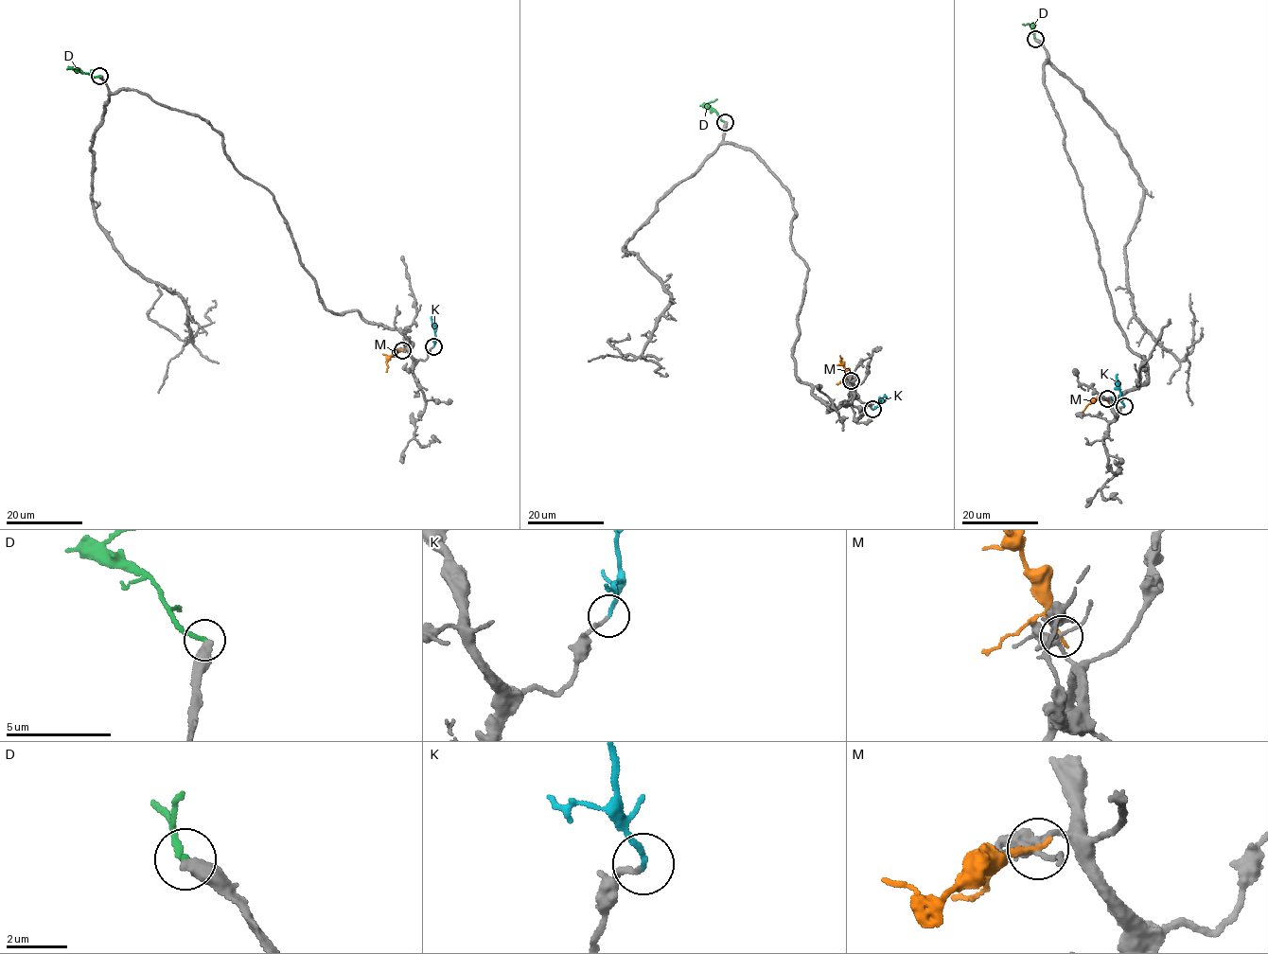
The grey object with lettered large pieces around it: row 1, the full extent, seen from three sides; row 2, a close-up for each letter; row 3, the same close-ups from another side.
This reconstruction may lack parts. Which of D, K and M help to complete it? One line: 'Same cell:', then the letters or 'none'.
Same cell: K

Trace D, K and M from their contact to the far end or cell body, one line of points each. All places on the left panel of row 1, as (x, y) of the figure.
D: (99, 76), (93, 77), (74, 68), (79, 68)
K: (433, 345), (435, 330), (431, 317)
M: (402, 349), (391, 355), (385, 371)

